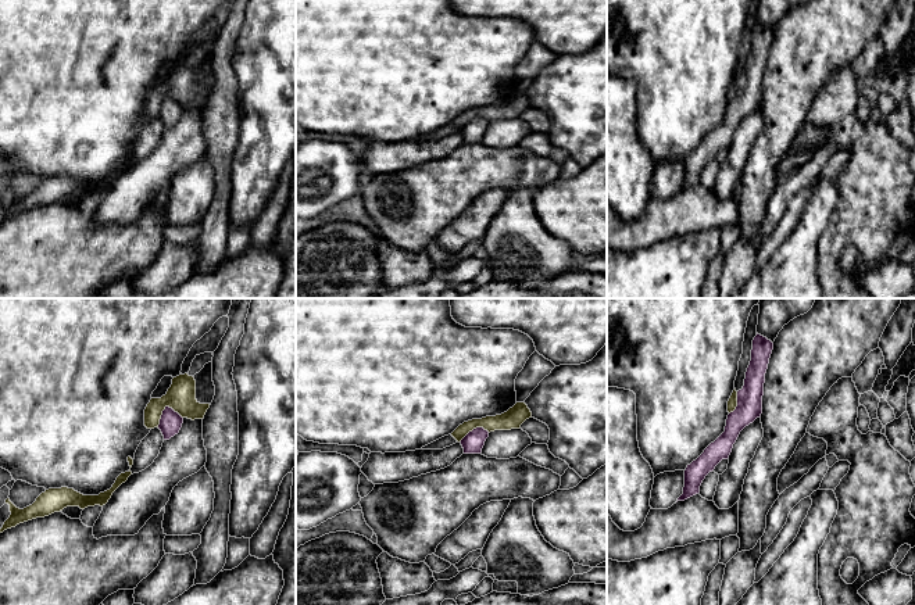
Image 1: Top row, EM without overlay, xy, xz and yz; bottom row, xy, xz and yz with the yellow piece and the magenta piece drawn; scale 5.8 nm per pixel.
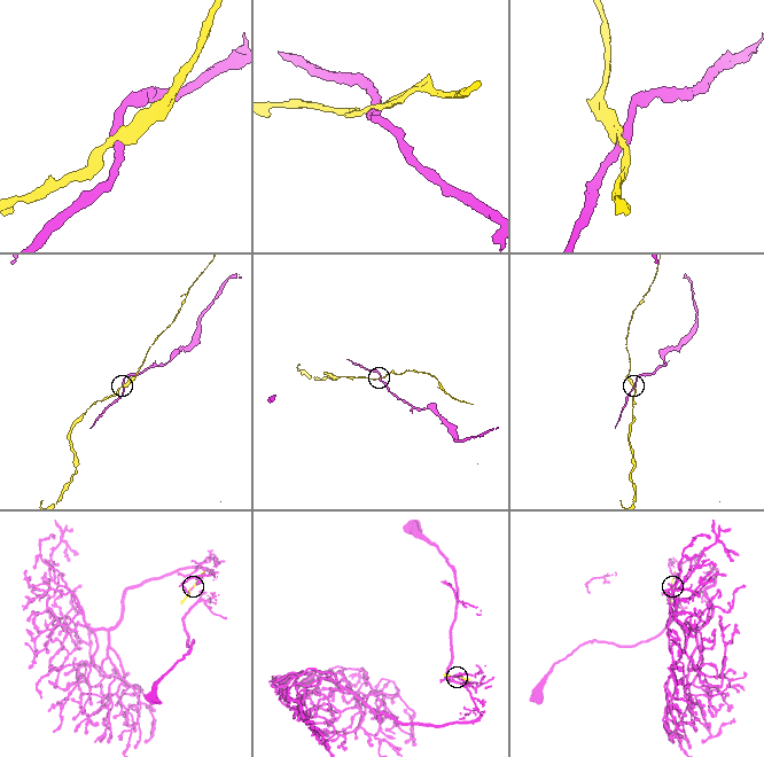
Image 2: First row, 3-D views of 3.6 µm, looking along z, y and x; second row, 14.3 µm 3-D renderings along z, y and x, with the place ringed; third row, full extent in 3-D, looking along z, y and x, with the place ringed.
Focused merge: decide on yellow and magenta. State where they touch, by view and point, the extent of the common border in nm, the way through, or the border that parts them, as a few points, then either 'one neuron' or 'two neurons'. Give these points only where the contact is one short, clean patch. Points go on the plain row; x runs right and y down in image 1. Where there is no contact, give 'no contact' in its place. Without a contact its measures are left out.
contact xy (164, 97); length 160 nm; border xy (182, 106), (167, 96), (157, 115); two neurons

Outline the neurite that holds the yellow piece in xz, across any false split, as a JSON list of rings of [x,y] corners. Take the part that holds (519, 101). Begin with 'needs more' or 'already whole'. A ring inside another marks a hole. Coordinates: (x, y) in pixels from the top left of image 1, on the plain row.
already whole; [[[517,92],[512,97],[501,104],[464,111],[451,122],[451,125],[460,132],[476,117],[483,117],[489,122],[494,119],[519,118],[521,114],[529,107],[532,107],[532,101],[528,94],[525,92]]]

